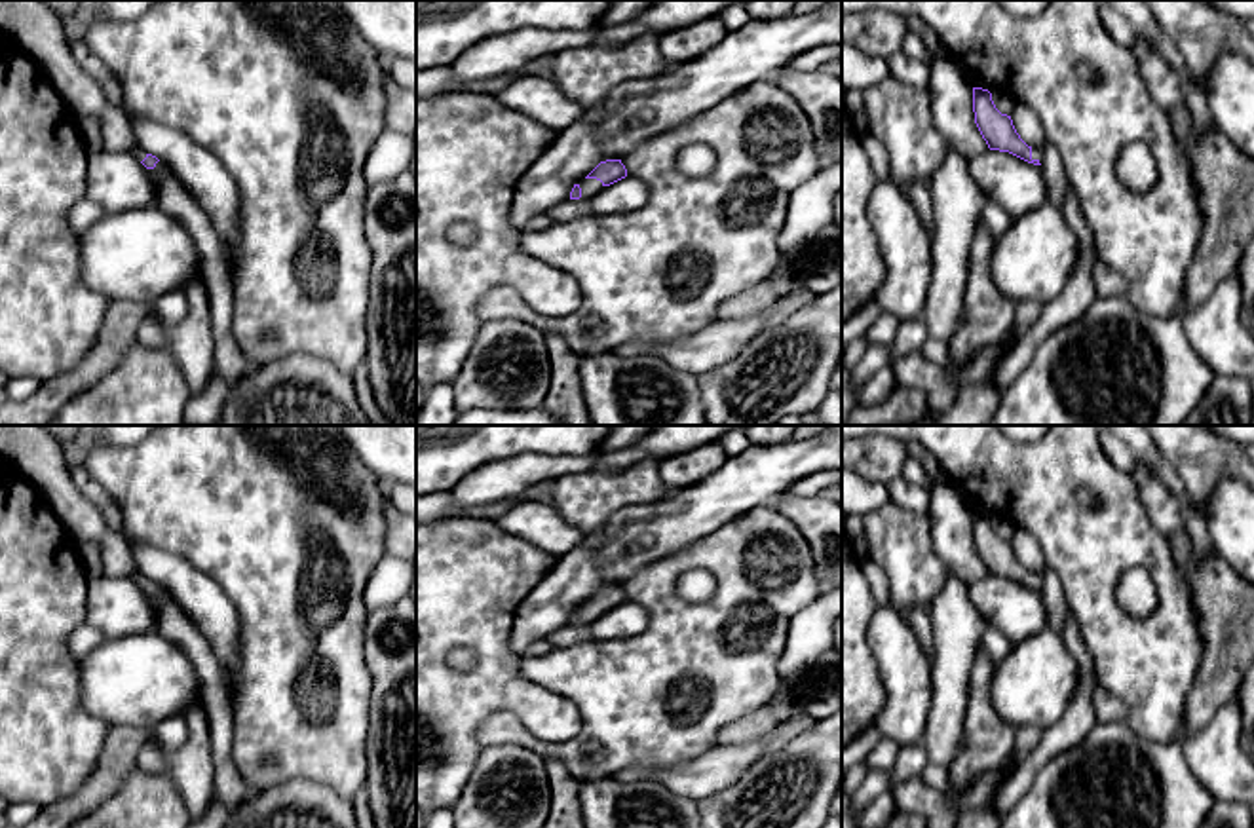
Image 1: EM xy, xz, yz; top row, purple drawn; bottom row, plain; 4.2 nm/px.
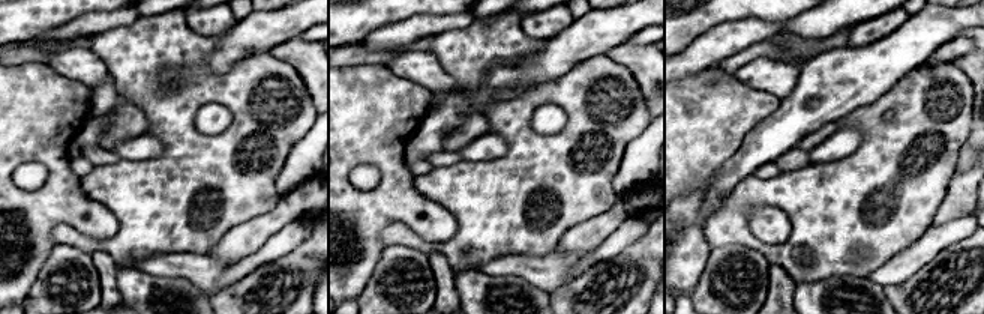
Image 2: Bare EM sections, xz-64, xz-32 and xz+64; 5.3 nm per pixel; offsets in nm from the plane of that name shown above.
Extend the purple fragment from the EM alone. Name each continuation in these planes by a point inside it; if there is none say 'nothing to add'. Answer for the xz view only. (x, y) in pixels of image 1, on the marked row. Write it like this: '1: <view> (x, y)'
1: xz (589, 187)

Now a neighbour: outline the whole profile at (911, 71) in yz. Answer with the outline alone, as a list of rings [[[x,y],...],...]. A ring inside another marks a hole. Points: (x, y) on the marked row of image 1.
[[[897,51],[887,59],[887,66],[891,70],[891,76],[899,82],[908,84],[916,89],[929,87],[931,68],[923,61],[908,57],[902,51]]]

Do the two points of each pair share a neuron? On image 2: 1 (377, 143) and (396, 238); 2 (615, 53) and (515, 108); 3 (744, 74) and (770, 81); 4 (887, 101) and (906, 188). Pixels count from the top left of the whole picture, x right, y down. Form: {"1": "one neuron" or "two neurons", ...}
{"1": "two neurons", "2": "two neurons", "3": "one neuron", "4": "one neuron"}

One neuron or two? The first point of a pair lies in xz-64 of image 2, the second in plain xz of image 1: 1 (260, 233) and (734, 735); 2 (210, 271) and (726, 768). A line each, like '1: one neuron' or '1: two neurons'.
1: one neuron
2: one neuron

